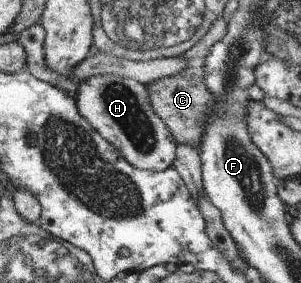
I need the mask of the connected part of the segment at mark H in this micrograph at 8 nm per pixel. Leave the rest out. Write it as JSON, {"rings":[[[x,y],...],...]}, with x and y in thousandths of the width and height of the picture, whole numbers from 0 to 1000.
{"rings":[[[379,261],[309,269],[256,290],[249,371],[259,403],[372,512],[412,572],[498,608],[551,601],[581,558],[581,502],[555,445],[512,403],[478,300]]]}

